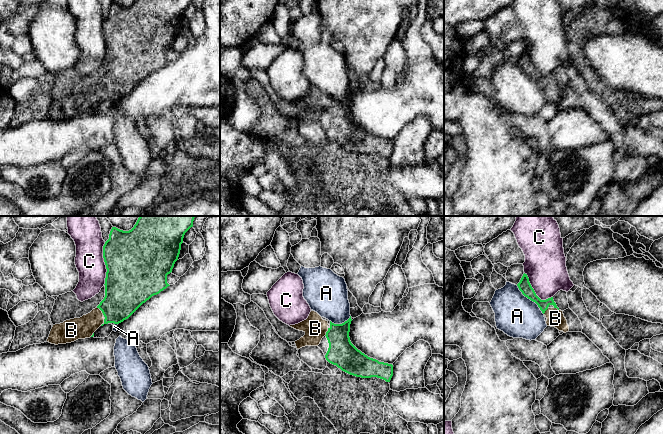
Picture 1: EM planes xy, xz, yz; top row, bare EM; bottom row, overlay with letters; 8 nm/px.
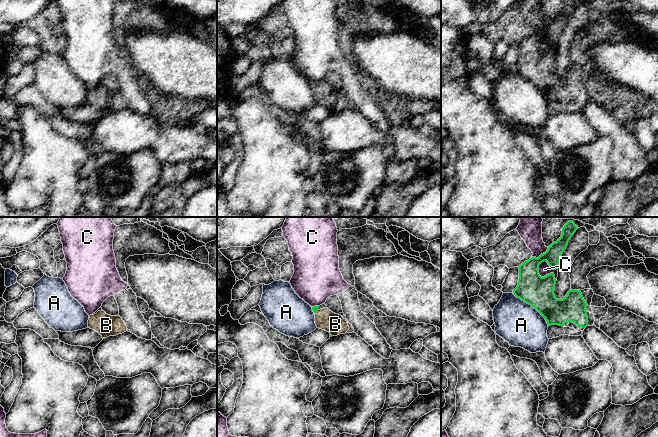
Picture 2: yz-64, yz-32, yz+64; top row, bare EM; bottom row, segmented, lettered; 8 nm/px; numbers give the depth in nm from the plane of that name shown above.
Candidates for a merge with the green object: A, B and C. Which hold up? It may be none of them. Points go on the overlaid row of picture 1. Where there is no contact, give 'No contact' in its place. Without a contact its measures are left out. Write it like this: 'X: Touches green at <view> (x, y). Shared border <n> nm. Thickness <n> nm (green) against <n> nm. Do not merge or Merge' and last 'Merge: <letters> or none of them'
A: Touches green at yz (530, 299). Shared border 320 nm. Thickness 100 nm (green) against 340 nm. Do not merge
B: Touches green at xy (101, 310). Shared border 80 nm. Thickness 340 nm (green) against 180 nm. Merge
C: Touches green at xy (105, 263). Shared border 340 nm. Thickness 500 nm (green) against 240 nm. Do not merge
Merge: B

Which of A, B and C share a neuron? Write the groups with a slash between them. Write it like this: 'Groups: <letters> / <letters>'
Groups: A / B / C

